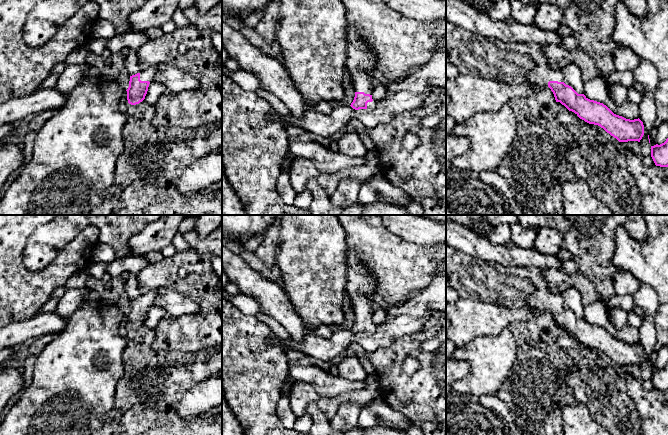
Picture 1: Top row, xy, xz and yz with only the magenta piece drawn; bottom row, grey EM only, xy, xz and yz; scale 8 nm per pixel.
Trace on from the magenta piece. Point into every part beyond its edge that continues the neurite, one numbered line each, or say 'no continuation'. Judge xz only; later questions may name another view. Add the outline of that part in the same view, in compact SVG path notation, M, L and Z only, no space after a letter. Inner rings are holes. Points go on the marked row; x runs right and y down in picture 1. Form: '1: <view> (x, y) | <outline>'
1: xz (360, 60) | M355 26L347 32L347 71L351 75L355 92L372 95L376 80L369 74L376 66L373 51L360 38Z

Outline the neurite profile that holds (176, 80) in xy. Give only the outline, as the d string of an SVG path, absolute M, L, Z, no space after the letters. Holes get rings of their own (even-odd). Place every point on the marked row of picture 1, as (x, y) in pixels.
M159 63L156 67L155 80L162 83L167 90L173 92L193 90L198 85L197 77L178 69L170 63Z

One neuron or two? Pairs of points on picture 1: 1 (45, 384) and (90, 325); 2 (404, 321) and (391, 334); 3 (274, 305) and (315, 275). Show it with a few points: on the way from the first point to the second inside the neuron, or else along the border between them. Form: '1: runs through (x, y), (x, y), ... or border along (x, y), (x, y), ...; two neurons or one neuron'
1: runs through (60, 369), (89, 340); one neuron
2: runs through (401, 324), (394, 331); one neuron
3: border along (280, 287), (299, 316); two neurons

